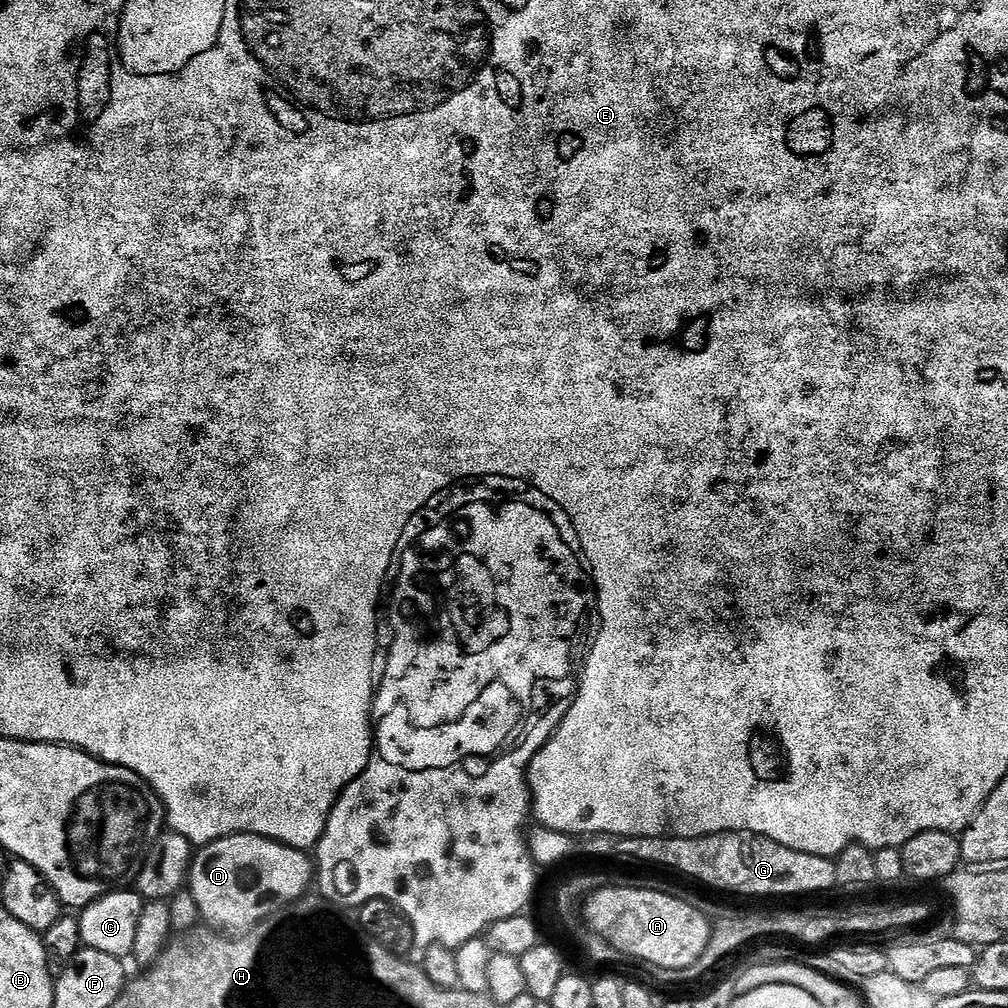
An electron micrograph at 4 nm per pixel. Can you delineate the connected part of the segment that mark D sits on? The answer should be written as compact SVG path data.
M254 834L227 836L214 841L213 844L203 845L195 853L190 873L190 889L201 917L205 921L208 919L216 927L213 929L223 930L228 934L243 934L268 917L275 916L289 904L295 904L309 891L307 888L311 884L313 887L314 864L307 851L291 848L276 840L267 840L265 836Z

